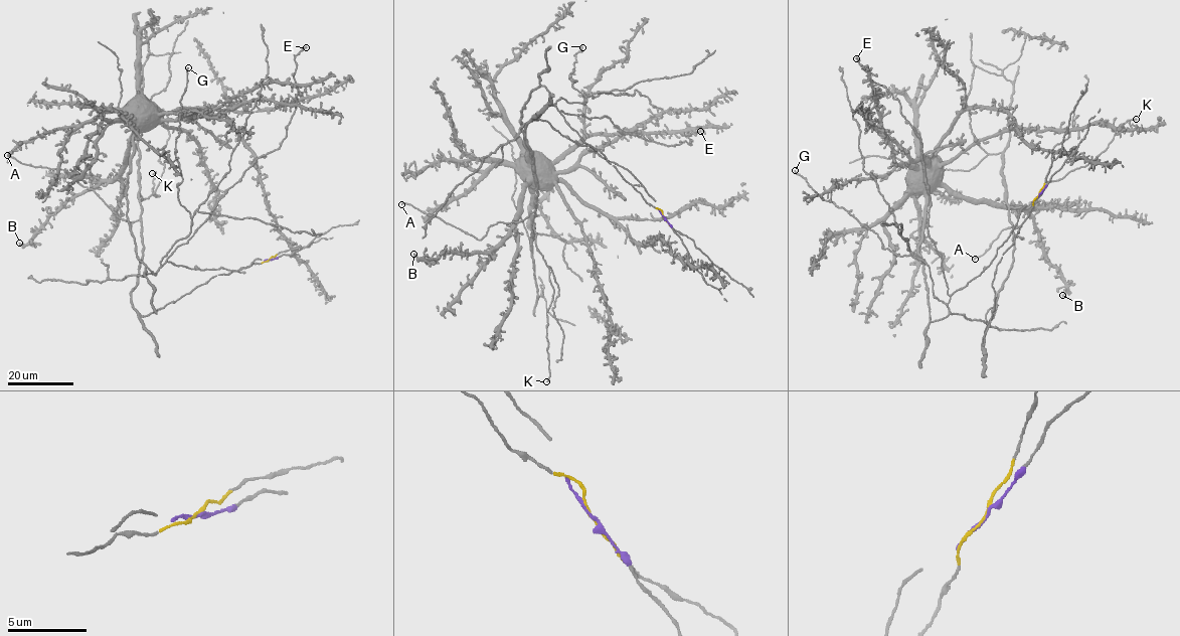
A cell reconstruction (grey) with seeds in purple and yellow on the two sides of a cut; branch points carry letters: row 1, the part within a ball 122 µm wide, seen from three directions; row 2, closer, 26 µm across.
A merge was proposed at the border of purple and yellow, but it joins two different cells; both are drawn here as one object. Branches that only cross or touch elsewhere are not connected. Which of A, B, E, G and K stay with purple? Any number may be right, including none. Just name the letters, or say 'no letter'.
B, E, G

